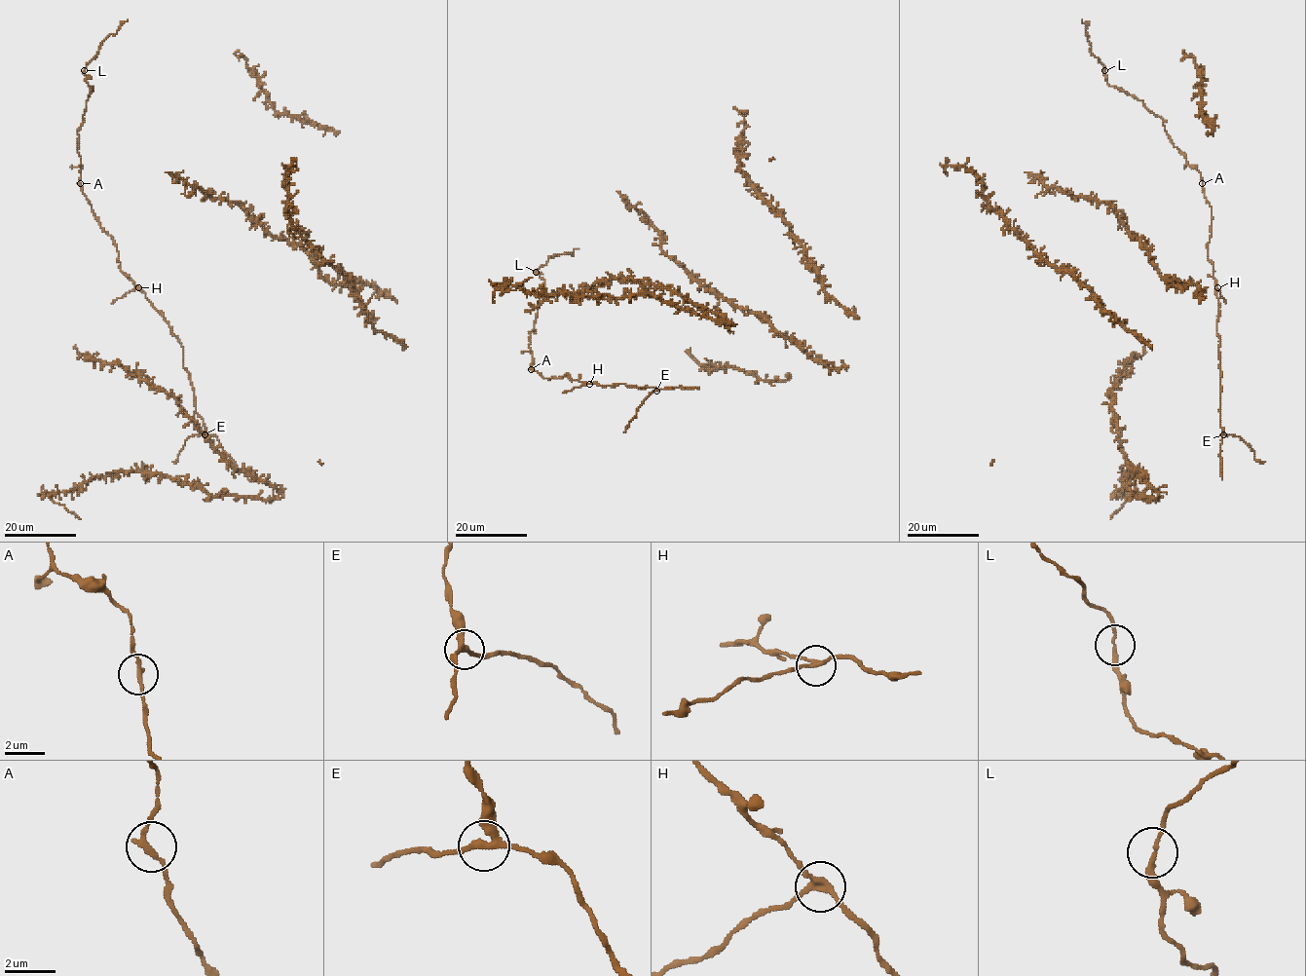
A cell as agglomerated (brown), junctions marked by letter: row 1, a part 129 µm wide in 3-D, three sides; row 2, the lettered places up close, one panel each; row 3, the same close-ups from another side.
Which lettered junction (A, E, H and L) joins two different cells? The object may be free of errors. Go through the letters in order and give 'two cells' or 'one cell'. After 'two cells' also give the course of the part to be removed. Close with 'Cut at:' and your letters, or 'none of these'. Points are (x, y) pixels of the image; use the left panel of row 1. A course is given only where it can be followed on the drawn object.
A: one cell
E: one cell
H: two cells; foreign part runs (137, 287), (111, 304)
L: one cell
Cut at: H

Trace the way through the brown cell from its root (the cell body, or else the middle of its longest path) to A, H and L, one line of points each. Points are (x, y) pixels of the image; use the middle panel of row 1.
A: (607, 386), (571, 380), (569, 374), (543, 378), (531, 368)
H: (607, 386), (589, 384)
L: (607, 386), (571, 380), (569, 374), (543, 378), (530, 368), (529, 333), (544, 289), (535, 272)

